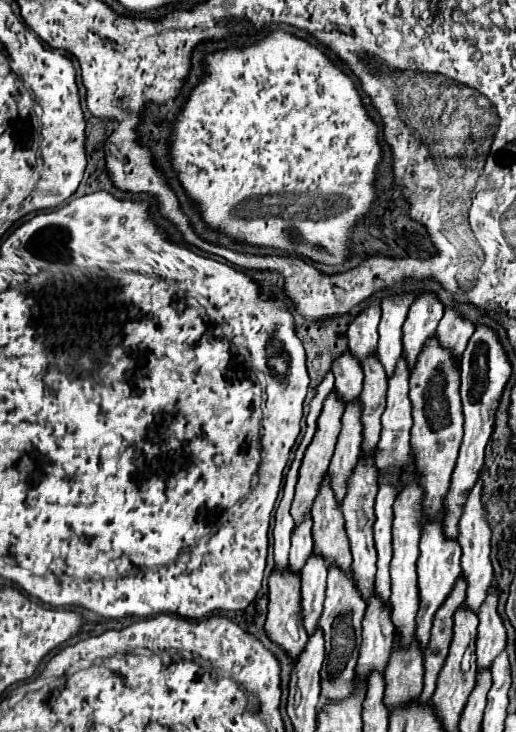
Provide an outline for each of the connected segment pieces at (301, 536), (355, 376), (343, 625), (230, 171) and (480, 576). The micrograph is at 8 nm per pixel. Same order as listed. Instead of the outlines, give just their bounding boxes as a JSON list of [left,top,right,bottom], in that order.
[[290,514,314,572],[332,350,362,402],[320,564,366,698],[170,30,382,264],[458,478,492,612]]

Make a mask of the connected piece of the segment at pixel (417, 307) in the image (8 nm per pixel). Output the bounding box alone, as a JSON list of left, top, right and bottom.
[404,292,444,368]

